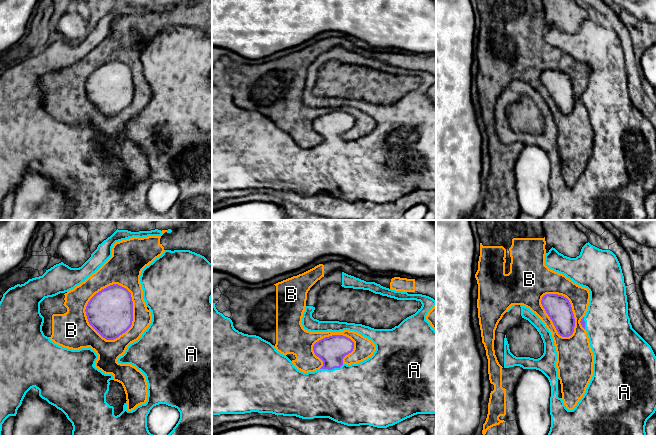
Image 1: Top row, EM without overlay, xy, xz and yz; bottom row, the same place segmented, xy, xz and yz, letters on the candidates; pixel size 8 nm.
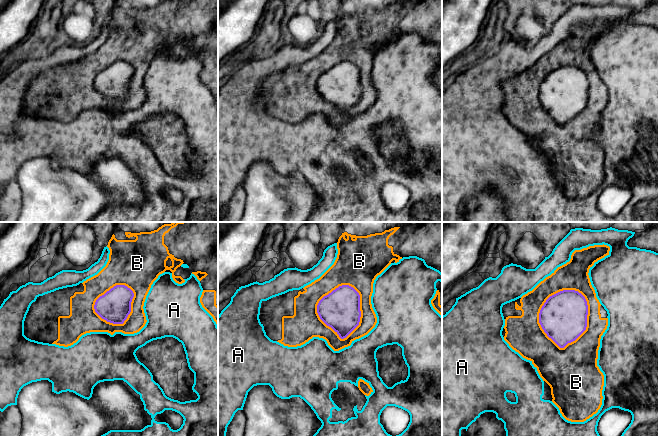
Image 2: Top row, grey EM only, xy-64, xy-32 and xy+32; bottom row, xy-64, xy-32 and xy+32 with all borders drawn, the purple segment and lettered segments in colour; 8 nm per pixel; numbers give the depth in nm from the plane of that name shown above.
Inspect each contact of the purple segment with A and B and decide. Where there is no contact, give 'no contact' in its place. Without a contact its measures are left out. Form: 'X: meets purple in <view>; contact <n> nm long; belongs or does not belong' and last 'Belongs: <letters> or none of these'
A: meets purple in xz; contact 200 nm long; belongs
B: meets purple in xy; contact 480 nm long; does not belong
Belongs: A

